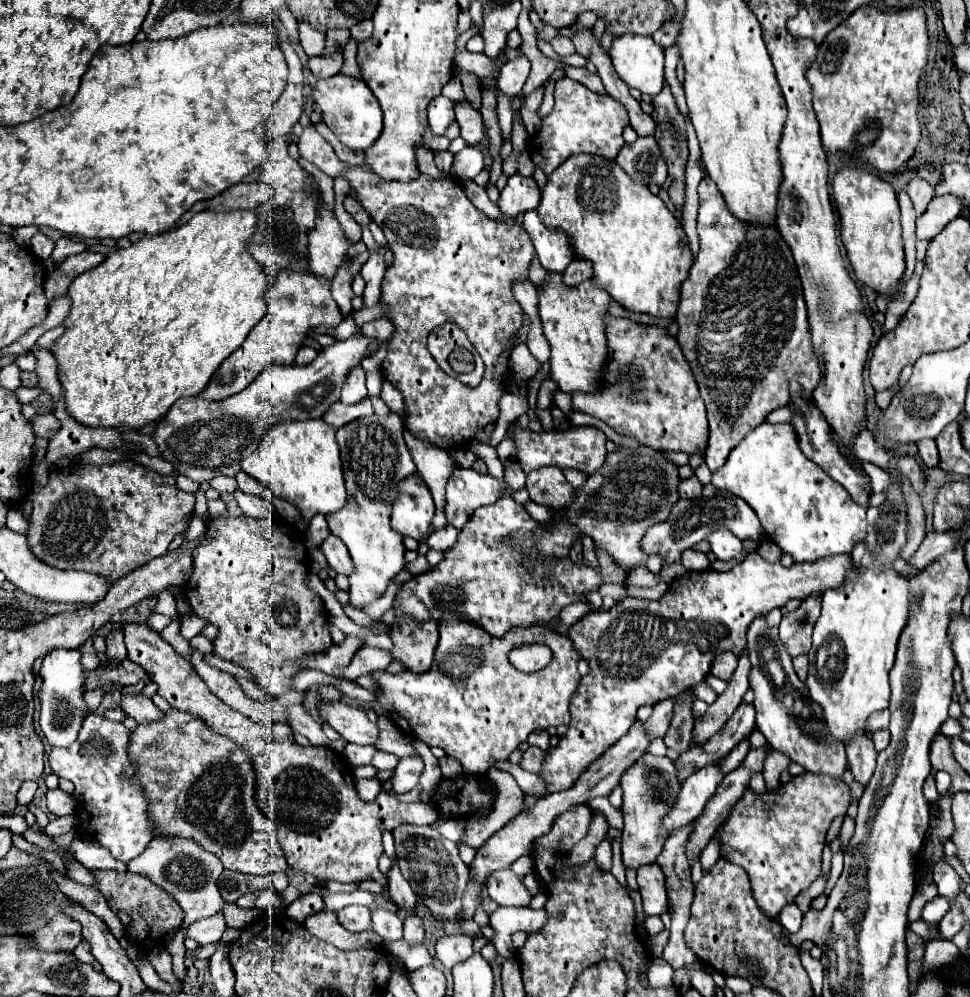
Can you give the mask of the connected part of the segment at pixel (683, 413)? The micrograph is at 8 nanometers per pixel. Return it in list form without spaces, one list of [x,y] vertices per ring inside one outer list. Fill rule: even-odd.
[[[607,316],[607,342],[609,342],[609,358],[607,358],[607,372],[605,384],[599,394],[575,394],[573,408],[577,412],[585,412],[591,416],[601,418],[607,422],[615,432],[633,436],[641,444],[653,450],[673,450],[685,454],[697,454],[707,448],[709,426],[705,416],[705,404],[699,396],[697,382],[685,362],[681,346],[677,340],[667,334],[665,328],[659,326],[643,326],[625,318]]]

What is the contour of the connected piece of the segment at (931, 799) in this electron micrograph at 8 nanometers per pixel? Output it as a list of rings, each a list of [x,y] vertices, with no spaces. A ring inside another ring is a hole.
[[[929,776],[929,778],[925,780],[923,796],[925,796],[927,804],[935,804],[935,802],[941,798],[941,796],[939,796],[939,792],[937,792],[937,788],[935,788],[935,778],[933,778],[933,776]]]

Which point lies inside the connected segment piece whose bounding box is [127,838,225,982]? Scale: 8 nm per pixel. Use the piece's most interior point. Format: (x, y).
(189, 873)

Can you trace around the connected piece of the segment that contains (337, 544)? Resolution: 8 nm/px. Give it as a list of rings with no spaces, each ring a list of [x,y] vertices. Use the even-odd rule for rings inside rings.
[[[329,536],[323,544],[321,544],[321,550],[327,558],[327,564],[337,572],[337,574],[343,574],[343,576],[351,576],[355,566],[353,566],[353,560],[349,558],[349,552],[345,550],[345,544],[339,540],[339,538],[333,538]]]

